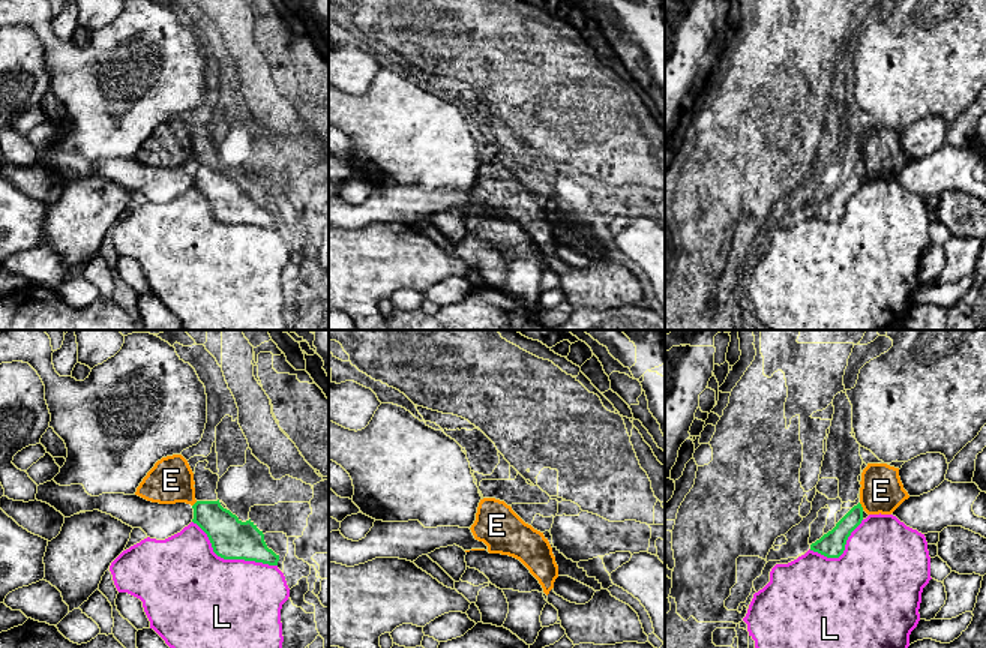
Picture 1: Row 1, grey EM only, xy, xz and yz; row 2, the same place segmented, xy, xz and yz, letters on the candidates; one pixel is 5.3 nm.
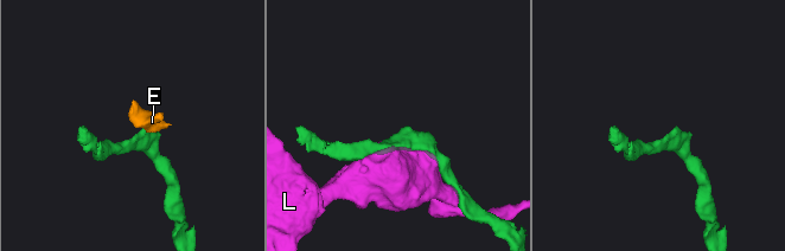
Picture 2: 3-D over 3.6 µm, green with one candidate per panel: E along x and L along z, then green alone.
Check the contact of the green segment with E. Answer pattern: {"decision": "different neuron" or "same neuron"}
{"decision": "different neuron"}

